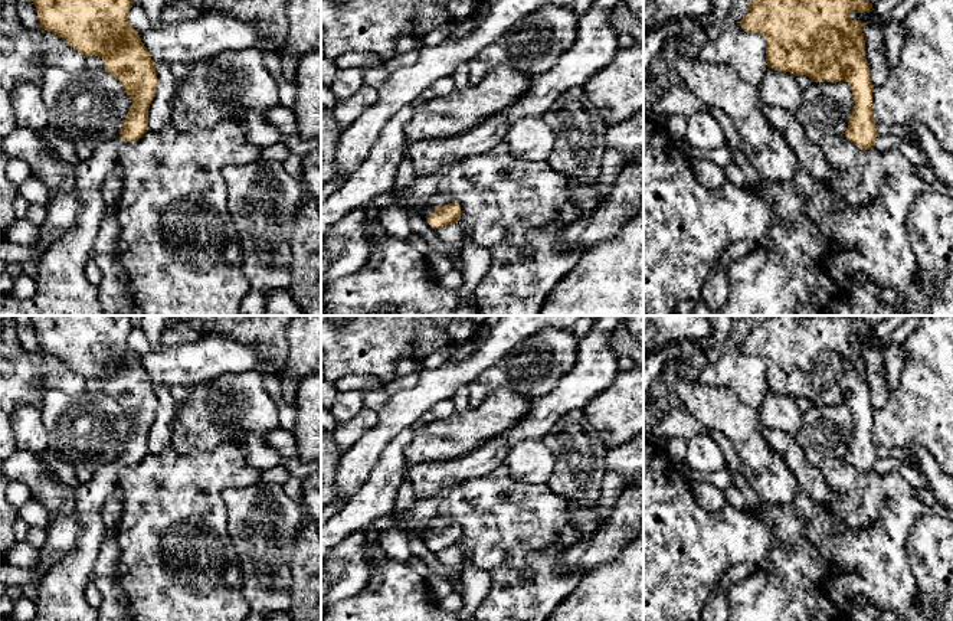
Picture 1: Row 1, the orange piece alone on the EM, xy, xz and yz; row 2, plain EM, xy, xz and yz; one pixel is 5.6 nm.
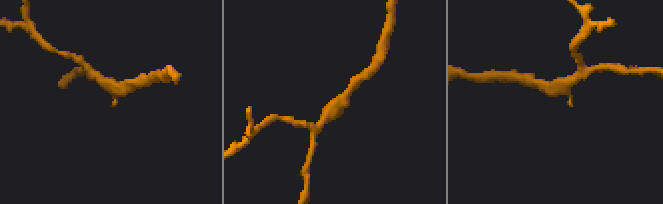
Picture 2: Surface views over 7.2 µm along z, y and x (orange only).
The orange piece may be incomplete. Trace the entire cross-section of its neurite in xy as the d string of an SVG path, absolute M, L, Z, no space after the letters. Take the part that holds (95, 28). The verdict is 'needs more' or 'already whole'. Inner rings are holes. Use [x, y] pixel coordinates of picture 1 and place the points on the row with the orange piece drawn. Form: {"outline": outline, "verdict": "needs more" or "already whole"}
{"outline": "M32 0L40 27L62 37L71 48L105 62L107 72L118 79L132 98L121 131L99 144L91 157L75 169L75 193L81 200L81 212L69 232L52 242L39 259L39 288L30 298L19 300L0 294L0 316L105 316L99 303L99 288L85 275L89 255L94 251L101 220L108 210L102 197L102 183L117 164L117 154L125 143L138 141L148 131L148 108L158 84L154 61L143 45L138 32L128 20L131 0Z", "verdict": "needs more"}

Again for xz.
{"outline": "M436 193L423 203L420 215L436 231L446 225L458 223L461 206L458 203L449 203L443 195Z", "verdict": "needs more"}

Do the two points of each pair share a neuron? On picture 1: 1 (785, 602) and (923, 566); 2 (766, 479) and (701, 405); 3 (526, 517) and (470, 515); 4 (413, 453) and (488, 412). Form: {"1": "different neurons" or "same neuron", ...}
{"1": "different neurons", "2": "same neuron", "3": "same neuron", "4": "same neuron"}

